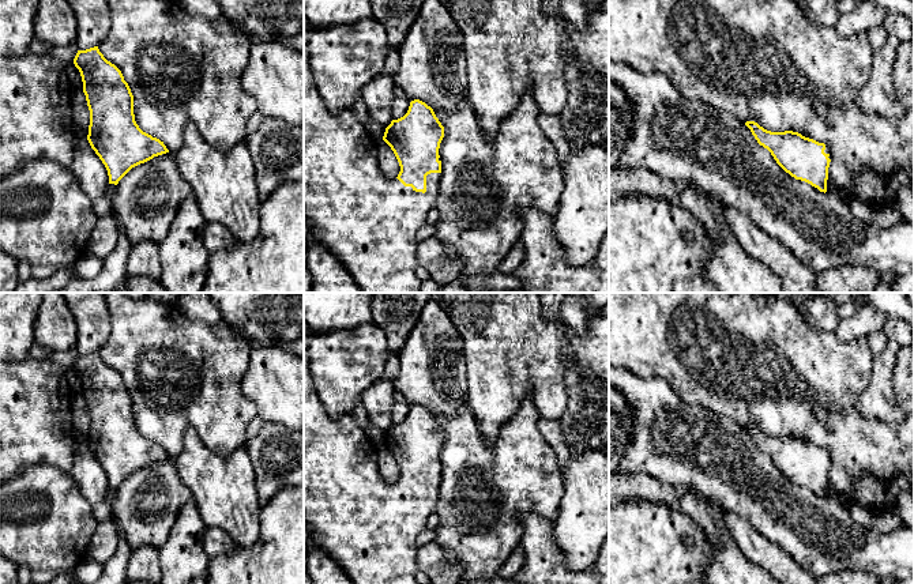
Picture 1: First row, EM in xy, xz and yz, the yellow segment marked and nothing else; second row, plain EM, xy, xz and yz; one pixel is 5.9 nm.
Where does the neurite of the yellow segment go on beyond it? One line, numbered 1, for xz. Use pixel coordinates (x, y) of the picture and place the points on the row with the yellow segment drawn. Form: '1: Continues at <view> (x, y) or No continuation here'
1: Continues at xz (369, 222)

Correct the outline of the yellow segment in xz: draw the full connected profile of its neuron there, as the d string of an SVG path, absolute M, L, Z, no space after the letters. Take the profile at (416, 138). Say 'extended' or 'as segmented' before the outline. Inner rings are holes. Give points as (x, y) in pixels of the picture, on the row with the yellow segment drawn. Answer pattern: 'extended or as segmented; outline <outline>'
extended; outline M304 15L304 216L308 219L308 223L304 225L304 241L306 244L309 241L316 241L323 248L328 249L351 274L362 293L421 293L422 280L418 279L415 275L415 270L420 265L417 260L417 231L424 225L426 225L428 212L436 207L436 197L439 193L439 184L441 178L441 159L439 155L439 148L444 137L444 127L441 125L430 106L420 99L411 101L407 113L398 120L392 120L391 124L385 128L383 136L383 140L391 147L400 166L400 172L396 178L387 178L379 169L376 151L379 139L373 137L358 121L353 108L347 108L339 114L332 114L326 108L311 71L308 52L309 30L309 22Z

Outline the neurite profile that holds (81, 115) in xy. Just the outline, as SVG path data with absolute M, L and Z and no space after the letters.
M75 64L67 65L67 76L71 86L72 129L76 137L87 137L90 125L90 110L83 93L83 82Z

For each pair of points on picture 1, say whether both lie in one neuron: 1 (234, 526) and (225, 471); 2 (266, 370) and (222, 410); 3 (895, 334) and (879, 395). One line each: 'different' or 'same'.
1: same
2: different
3: same

